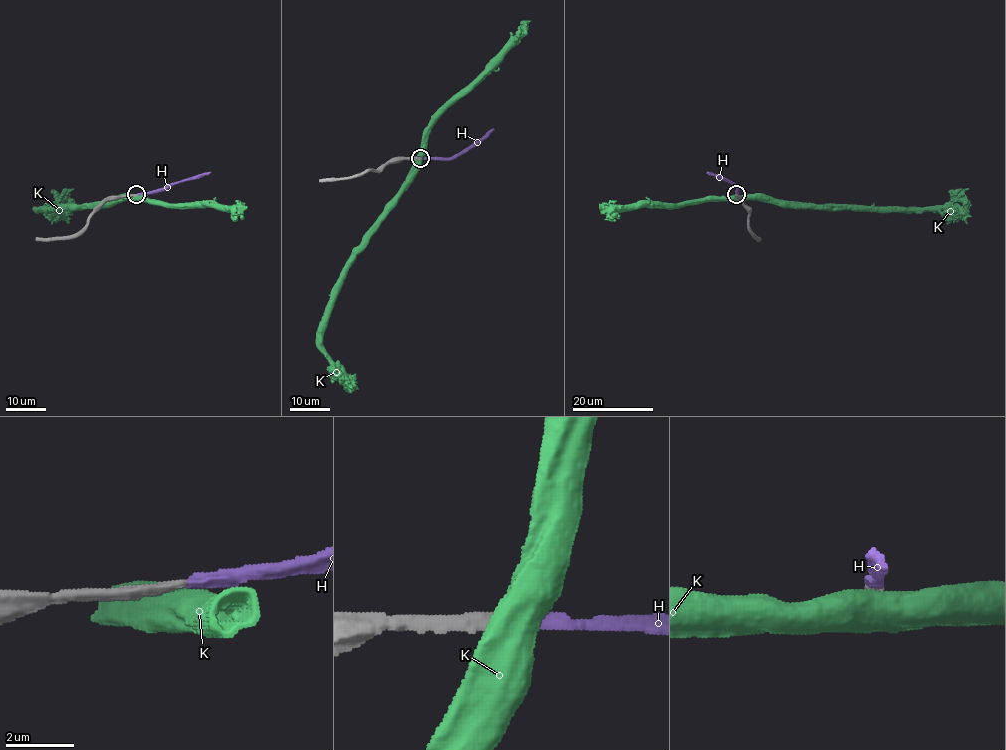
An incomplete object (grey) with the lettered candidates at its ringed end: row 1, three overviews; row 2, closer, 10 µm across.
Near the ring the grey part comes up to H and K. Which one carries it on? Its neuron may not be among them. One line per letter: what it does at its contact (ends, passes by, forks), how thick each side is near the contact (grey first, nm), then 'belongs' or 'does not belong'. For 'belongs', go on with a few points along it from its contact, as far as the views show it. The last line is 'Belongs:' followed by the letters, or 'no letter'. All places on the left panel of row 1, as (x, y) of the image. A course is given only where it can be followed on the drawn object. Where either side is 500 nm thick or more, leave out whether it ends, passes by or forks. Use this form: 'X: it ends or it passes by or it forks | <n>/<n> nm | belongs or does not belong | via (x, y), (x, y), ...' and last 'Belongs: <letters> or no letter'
H: it ends | 360/340 nm | belongs | via (136, 195), (210, 173)
K: 440/750 nm | does not belong
Belongs: H

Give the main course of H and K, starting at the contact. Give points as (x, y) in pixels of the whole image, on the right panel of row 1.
H: (736, 195), (736, 187), (707, 173)
K: (737, 196), (766, 196), (792, 205), (942, 209), (961, 189)

